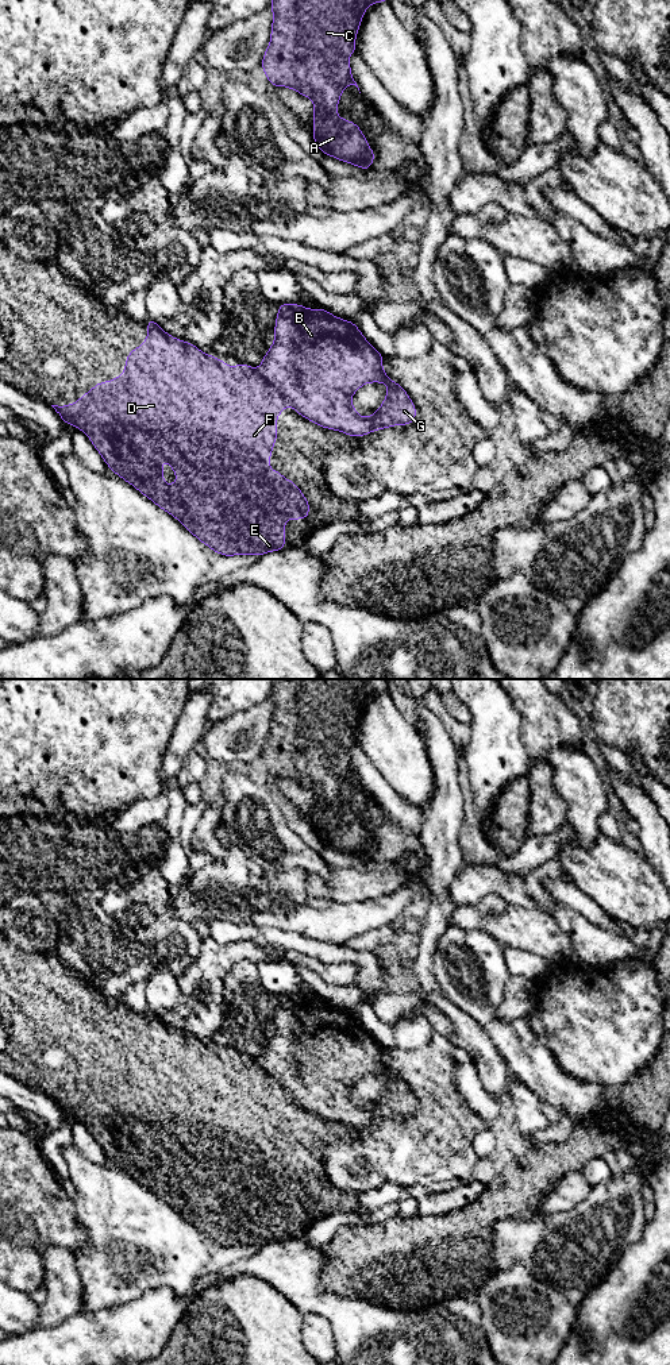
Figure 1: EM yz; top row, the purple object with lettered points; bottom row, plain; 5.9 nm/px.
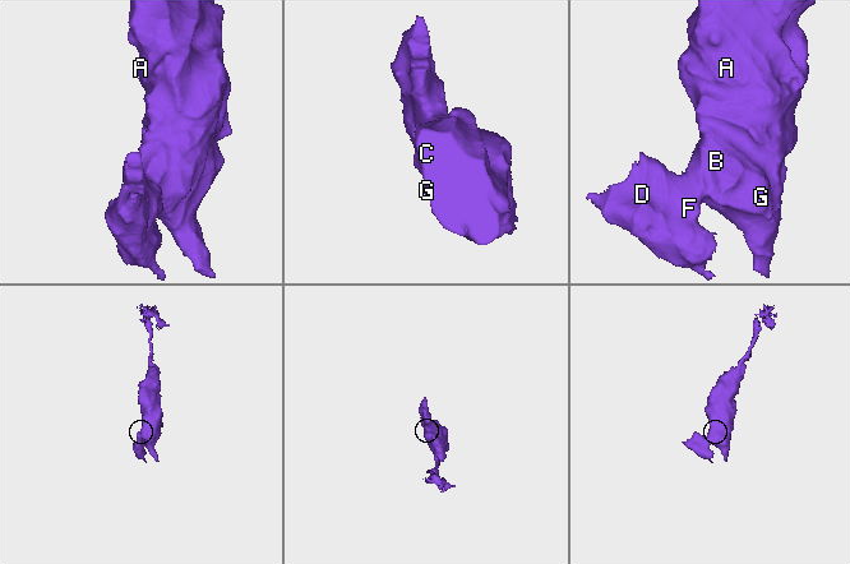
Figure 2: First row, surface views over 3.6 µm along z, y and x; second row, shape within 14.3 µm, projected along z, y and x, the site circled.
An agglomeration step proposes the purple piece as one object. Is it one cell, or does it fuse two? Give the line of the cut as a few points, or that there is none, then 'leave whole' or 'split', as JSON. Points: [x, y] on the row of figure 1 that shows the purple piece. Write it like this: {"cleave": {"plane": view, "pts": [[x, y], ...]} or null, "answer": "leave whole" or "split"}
{"cleave": {"plane": "yz", "pts": [[255, 370], [289, 404]]}, "answer": "split"}

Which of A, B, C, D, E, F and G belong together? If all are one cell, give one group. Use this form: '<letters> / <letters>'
A B C G / D E F

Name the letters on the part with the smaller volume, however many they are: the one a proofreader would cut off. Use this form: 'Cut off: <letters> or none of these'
Cut off: D, E, F

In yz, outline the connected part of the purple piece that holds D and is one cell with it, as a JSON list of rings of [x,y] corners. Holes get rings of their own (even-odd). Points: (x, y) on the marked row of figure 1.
[[[149,317],[146,323],[147,340],[126,356],[122,377],[97,382],[76,404],[51,406],[65,425],[73,424],[88,435],[115,474],[177,518],[213,552],[261,556],[285,550],[285,518],[309,518],[309,501],[299,486],[267,466],[277,441],[277,416],[289,405],[288,401],[251,366],[238,362],[232,369],[195,344],[172,338],[154,319]],[[162,458],[174,470],[177,483],[163,483]]]

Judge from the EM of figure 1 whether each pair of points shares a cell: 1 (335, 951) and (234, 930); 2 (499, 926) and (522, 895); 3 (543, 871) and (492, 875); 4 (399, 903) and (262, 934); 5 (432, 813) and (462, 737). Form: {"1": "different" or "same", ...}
{"1": "same", "2": "different", "3": "same", "4": "different", "5": "different"}

